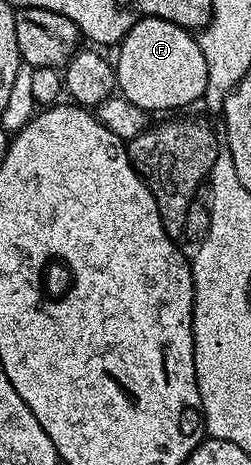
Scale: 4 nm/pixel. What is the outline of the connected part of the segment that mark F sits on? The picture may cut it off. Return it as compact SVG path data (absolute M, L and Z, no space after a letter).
M146 16L138 21L121 40L118 49L118 58L115 57L114 67L116 69L117 91L150 114L185 109L200 99L204 92L209 91L209 74L206 69L205 54L202 53L199 39L187 28L182 28L172 20L160 19L157 16Z

